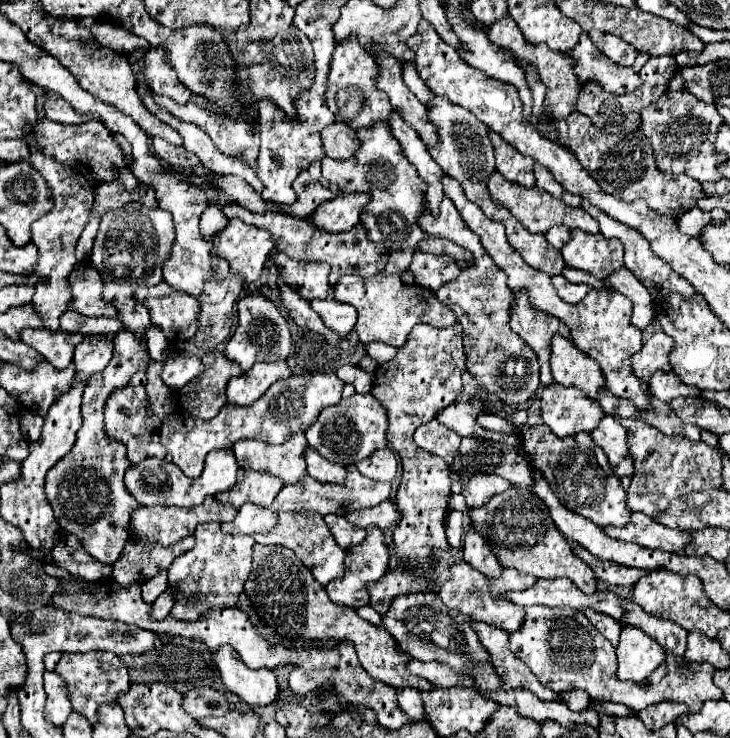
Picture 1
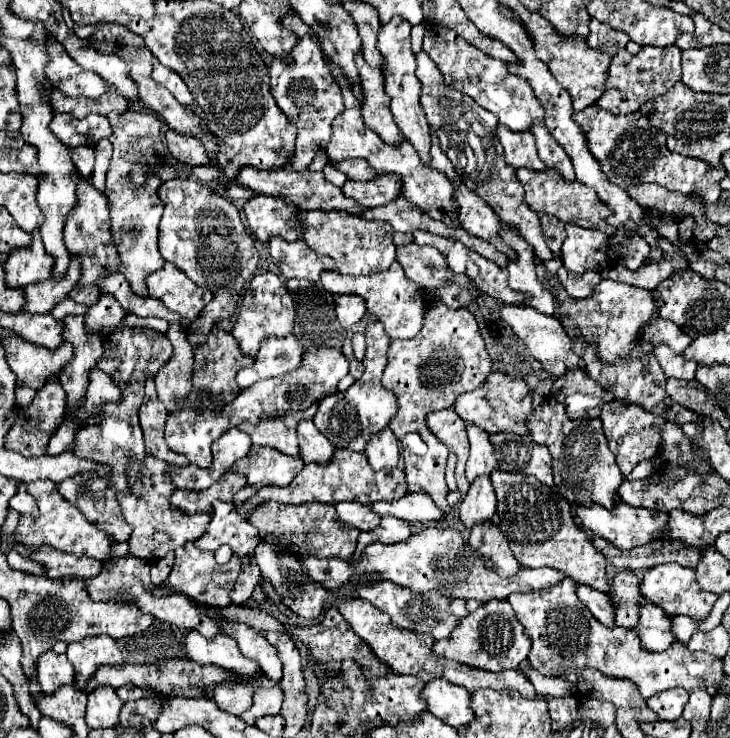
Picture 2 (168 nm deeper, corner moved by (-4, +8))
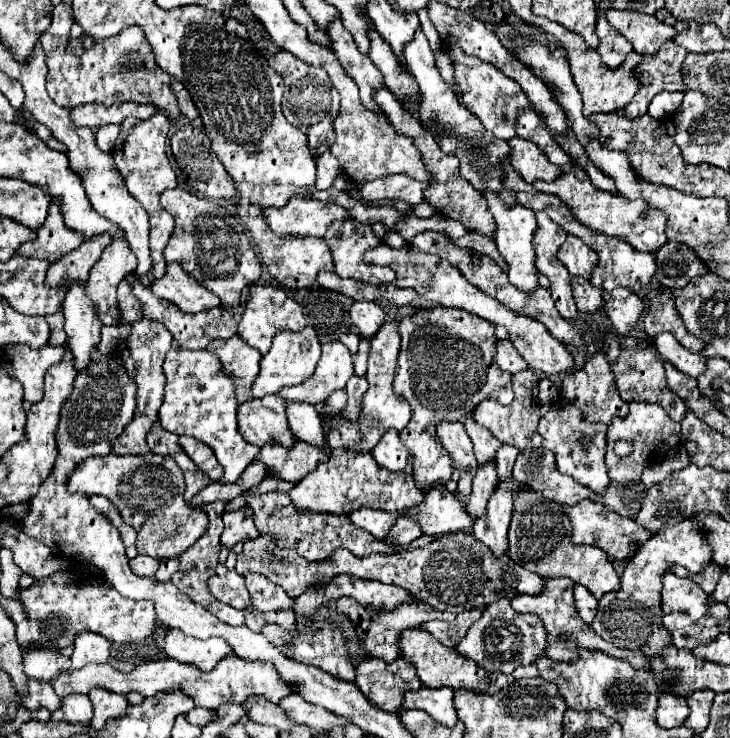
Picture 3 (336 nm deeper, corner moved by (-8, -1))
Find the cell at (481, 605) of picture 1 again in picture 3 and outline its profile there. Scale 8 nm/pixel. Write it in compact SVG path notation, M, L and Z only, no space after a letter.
M513 478L503 480L489 498L487 504L487 516L481 520L475 520L473 524L473 536L483 542L493 556L505 556L507 554L507 530L509 520L513 514L513 496L519 488L527 488L527 484L515 482Z

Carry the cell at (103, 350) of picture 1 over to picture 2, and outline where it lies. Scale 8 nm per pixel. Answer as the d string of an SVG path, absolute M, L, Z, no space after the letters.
M103 295L97 305L89 307L85 321L87 327L91 327L95 333L101 333L103 327L117 325L125 317L125 313L127 311L113 299L113 295Z

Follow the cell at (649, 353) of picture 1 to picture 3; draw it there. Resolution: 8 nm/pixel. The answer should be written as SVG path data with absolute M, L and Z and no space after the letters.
M659 288L647 294L647 312L643 320L643 332L647 338L657 338L661 332L671 332L679 344L683 344L691 352L701 352L705 346L695 336L685 332L675 308L673 308L673 294L667 288Z

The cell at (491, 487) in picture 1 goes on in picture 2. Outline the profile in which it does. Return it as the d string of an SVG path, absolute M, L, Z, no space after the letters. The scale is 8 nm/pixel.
M467 425L467 435L471 443L471 455L467 461L467 479L473 481L477 475L491 475L499 463L493 455L493 443L489 443L489 433L477 425Z

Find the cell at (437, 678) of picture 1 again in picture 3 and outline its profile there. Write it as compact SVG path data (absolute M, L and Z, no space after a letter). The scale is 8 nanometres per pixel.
M501 598L483 610L483 616L469 628L455 650L487 672L513 674L517 666L533 664L541 656L545 650L545 628L535 614L519 614L511 608L509 600Z

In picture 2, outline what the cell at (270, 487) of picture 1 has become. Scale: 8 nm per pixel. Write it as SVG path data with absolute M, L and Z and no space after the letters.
M251 447L249 455L239 459L233 471L243 473L249 485L269 481L271 485L287 487L303 465L301 457L289 457L273 447Z

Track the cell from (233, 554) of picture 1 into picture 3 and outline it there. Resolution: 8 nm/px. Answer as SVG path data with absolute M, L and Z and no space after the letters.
M249 506L235 510L235 512L225 512L223 514L225 530L221 534L221 546L223 548L233 548L239 542L245 540L255 540L259 536L255 524L253 524L253 512Z

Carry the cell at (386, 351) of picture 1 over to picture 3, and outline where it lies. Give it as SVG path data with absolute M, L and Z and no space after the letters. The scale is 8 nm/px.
M409 304L405 308L397 310L397 316L393 316L391 320L387 320L379 332L369 340L371 350L369 350L369 368L367 368L367 380L369 380L369 390L363 394L363 404L361 404L361 414L357 420L347 420L341 418L339 414L335 414L331 418L331 426L327 432L327 444L331 448L345 448L345 450L355 450L355 452L371 452L371 448L377 444L377 440L389 430L395 428L397 432L401 432L407 422L411 420L411 406L405 404L405 400L401 400L395 392L393 392L393 374L397 368L397 354L401 348L399 342L399 322L403 318L409 318L411 312L417 312L419 308Z

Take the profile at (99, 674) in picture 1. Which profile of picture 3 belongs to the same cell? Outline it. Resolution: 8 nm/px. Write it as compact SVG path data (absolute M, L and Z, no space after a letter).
M89 632L89 634L77 636L71 662L73 662L73 668L77 670L77 668L83 668L89 662L107 662L109 656L111 656L109 640Z

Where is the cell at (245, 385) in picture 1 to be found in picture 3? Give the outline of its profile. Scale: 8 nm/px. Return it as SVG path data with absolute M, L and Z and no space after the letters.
M307 326L301 332L279 332L273 338L273 346L267 352L267 356L261 358L261 372L251 386L253 398L261 398L261 396L267 396L267 394L277 394L285 386L301 384L303 380L313 376L319 356L321 356L321 344L319 344L317 332L313 328Z

